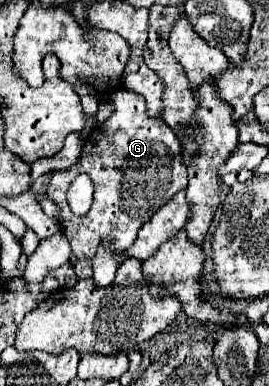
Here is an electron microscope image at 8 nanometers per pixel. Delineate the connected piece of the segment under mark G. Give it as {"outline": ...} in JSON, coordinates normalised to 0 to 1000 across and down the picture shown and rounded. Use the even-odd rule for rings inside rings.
{"outline":[[[454,228],[416,241],[413,262],[431,275],[424,293],[312,363],[290,422],[245,443],[201,443],[178,479],[178,510],[223,541],[230,604],[275,655],[260,687],[290,723],[342,718],[342,671],[364,635],[409,635],[416,655],[461,655],[498,630],[513,593],[699,479],[669,365],[602,308],[546,295],[535,251]],[[297,448],[335,453],[357,484],[349,531],[312,562],[283,562],[245,521],[245,495]]]}

